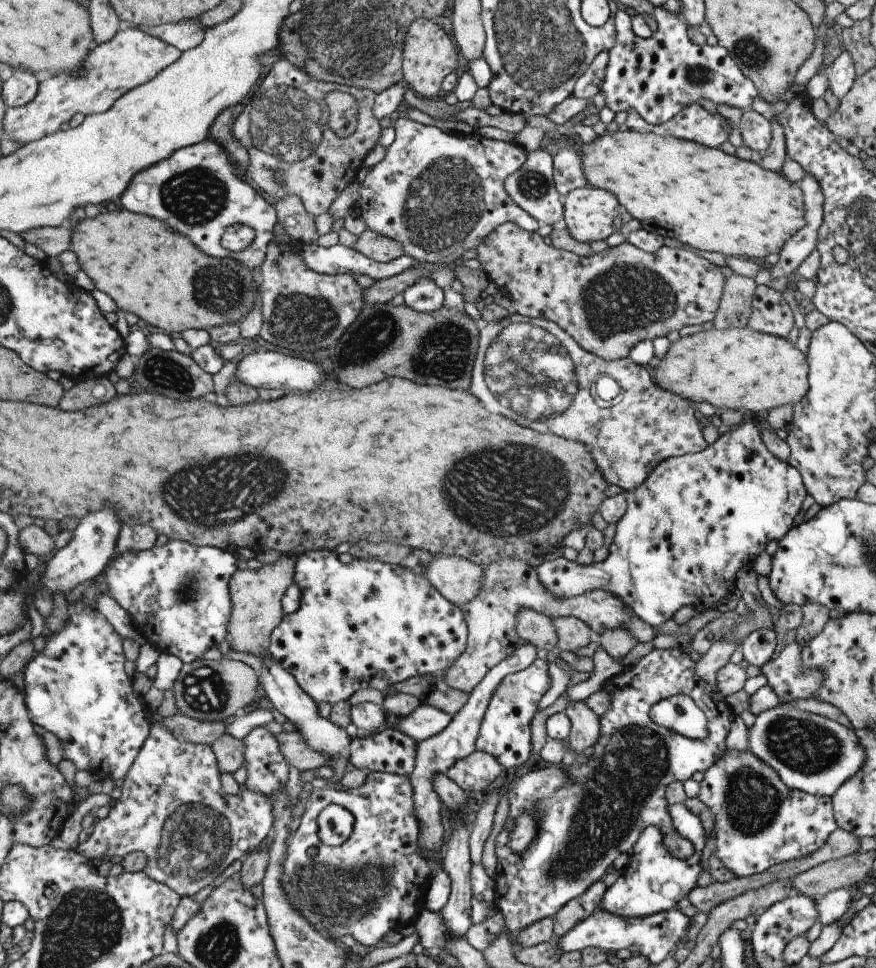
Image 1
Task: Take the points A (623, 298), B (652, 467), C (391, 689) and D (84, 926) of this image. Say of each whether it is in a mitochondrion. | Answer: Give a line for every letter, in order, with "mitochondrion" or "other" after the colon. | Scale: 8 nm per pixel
A: mitochondrion
B: other
C: other
D: mitochondrion

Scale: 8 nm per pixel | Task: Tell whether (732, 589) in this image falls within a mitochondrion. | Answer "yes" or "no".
no

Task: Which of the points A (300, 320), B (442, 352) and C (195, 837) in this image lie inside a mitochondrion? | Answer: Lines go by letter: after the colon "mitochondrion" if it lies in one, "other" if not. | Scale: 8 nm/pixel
A: mitochondrion
B: mitochondrion
C: mitochondrion

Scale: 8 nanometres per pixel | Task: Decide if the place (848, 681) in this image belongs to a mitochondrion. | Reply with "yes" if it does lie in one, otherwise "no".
no

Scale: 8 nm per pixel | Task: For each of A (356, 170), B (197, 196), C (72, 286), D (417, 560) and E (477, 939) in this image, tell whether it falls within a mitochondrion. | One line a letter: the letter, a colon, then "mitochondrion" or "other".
A: other
B: mitochondrion
C: other
D: other
E: other

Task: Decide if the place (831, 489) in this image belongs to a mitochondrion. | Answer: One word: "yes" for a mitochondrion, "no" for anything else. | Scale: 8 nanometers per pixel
no

